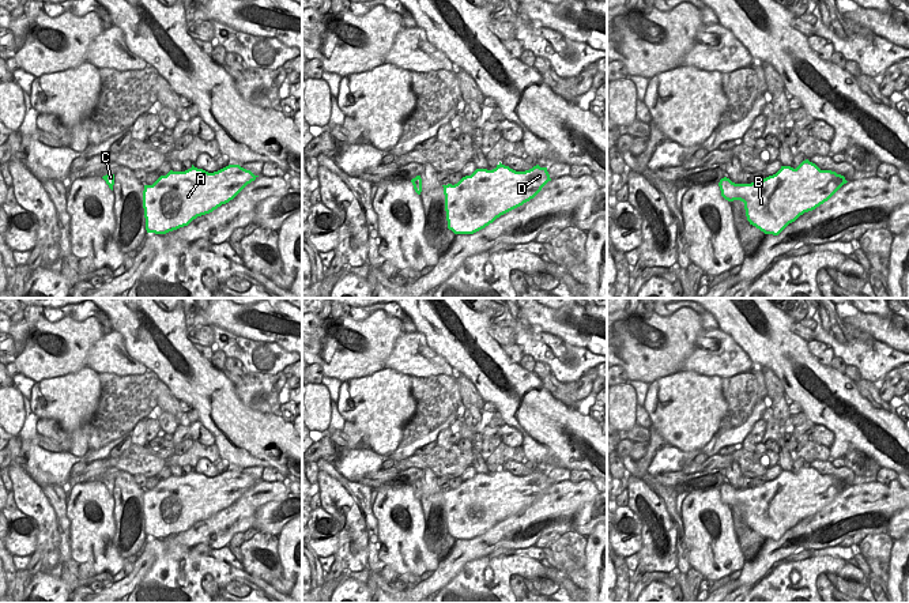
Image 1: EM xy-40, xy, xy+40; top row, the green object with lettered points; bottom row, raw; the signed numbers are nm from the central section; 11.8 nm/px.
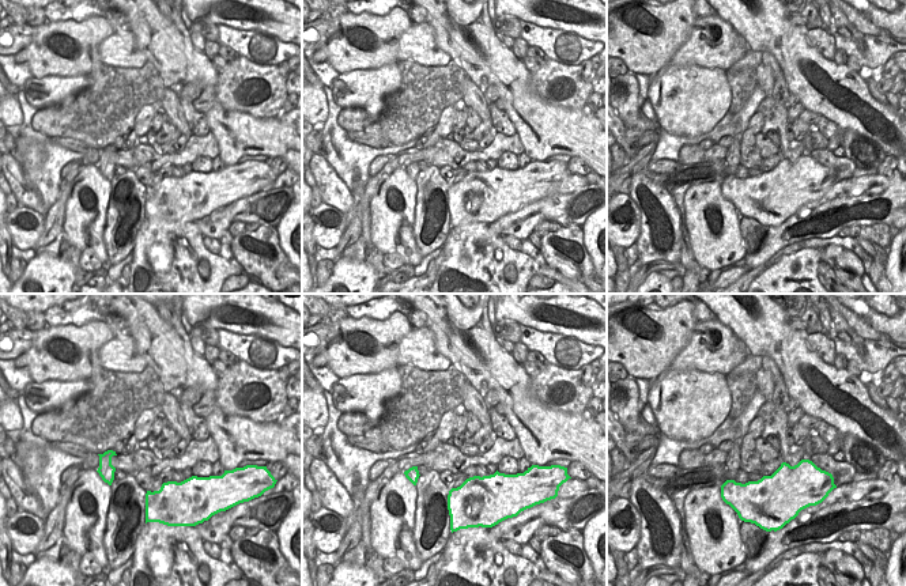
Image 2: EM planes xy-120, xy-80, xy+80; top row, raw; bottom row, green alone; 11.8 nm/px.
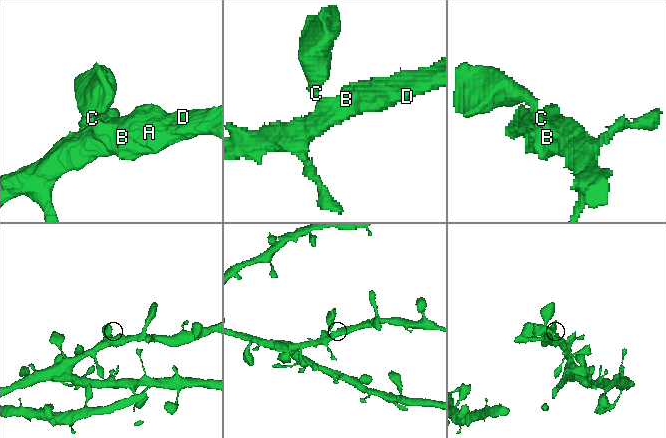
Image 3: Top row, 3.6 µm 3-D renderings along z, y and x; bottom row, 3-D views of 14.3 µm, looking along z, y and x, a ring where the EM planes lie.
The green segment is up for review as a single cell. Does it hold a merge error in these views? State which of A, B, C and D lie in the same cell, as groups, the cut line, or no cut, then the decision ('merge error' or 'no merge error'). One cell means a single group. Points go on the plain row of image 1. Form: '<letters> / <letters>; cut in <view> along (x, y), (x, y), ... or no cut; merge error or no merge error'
A B C D; no cut; no merge error

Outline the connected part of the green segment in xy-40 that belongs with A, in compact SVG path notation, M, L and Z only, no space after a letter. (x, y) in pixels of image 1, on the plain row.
M193 470L185 476L170 475L152 490L144 490L146 535L166 539L188 531L197 521L233 505L257 482L239 470L229 470L214 478Z

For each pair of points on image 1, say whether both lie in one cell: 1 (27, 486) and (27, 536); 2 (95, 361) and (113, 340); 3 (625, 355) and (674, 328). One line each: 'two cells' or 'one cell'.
1: two cells
2: one cell
3: one cell

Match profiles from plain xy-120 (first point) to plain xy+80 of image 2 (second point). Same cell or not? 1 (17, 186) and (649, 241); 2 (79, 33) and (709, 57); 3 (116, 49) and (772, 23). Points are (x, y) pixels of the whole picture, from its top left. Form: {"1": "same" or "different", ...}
{"1": "same", "2": "different", "3": "different"}

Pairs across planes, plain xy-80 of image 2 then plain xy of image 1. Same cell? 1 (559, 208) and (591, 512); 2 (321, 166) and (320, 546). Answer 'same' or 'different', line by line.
1: same
2: different

